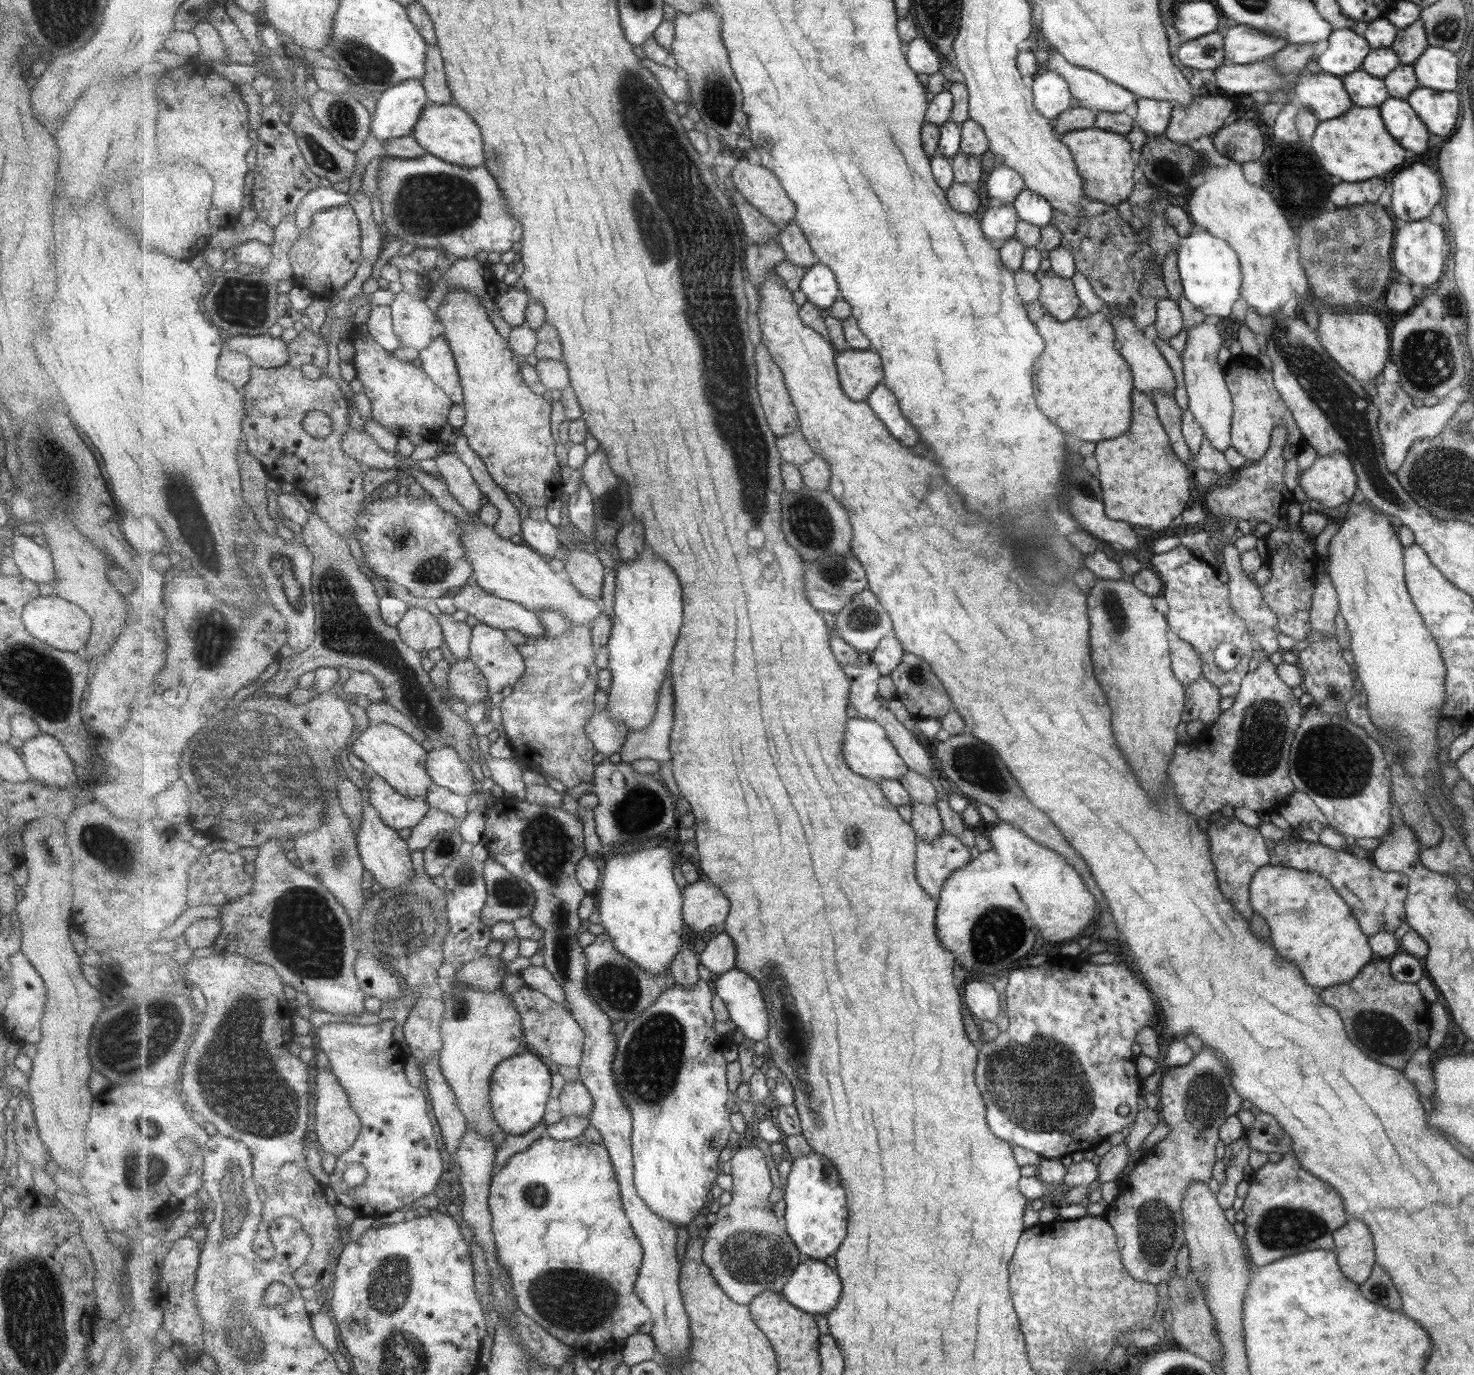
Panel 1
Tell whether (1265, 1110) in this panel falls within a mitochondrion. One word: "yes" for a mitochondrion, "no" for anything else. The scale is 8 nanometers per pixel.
no

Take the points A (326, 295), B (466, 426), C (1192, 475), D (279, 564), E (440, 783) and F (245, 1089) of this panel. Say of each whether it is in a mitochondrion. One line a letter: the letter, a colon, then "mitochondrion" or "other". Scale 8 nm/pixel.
A: other
B: other
C: other
D: mitochondrion
E: other
F: mitochondrion

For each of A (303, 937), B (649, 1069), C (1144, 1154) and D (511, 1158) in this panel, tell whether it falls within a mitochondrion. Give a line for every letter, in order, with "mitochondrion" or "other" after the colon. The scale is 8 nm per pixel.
A: mitochondrion
B: mitochondrion
C: other
D: other

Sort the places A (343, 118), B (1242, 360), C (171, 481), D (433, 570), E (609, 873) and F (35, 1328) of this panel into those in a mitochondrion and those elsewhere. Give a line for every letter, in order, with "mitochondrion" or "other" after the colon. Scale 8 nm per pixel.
A: mitochondrion
B: other
C: mitochondrion
D: mitochondrion
E: other
F: mitochondrion

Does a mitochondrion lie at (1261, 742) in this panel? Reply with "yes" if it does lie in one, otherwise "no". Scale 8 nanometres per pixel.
yes

